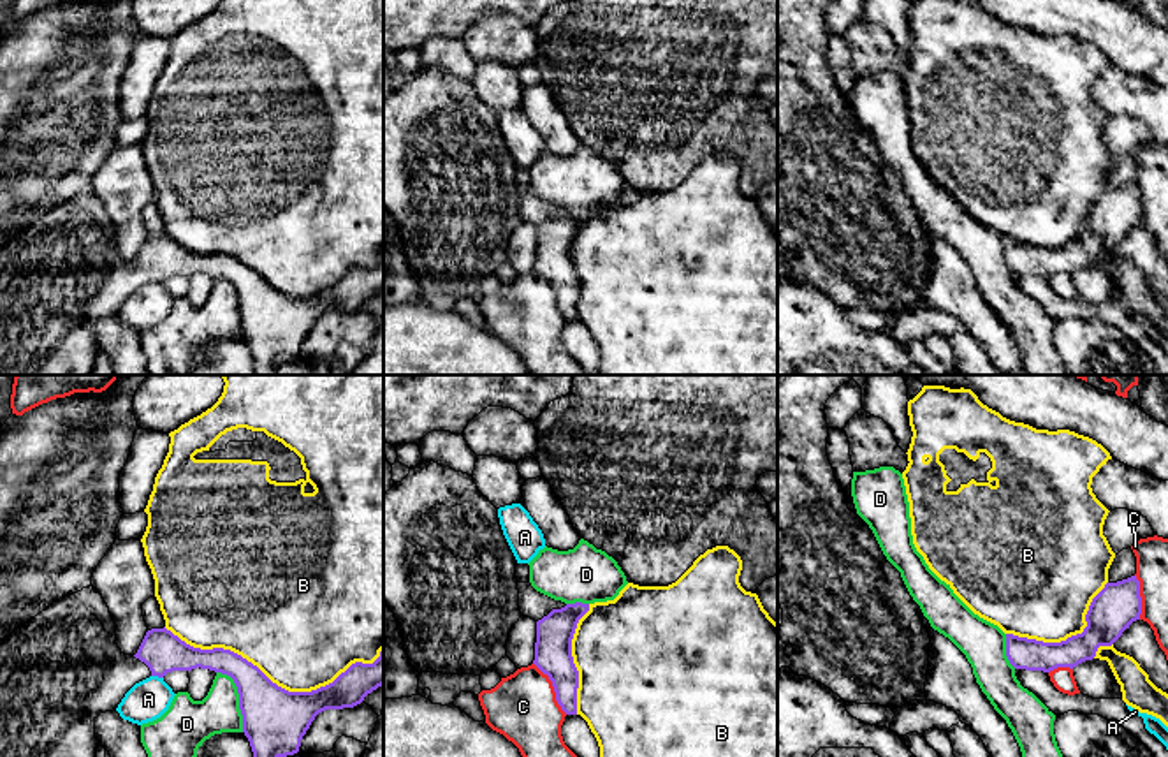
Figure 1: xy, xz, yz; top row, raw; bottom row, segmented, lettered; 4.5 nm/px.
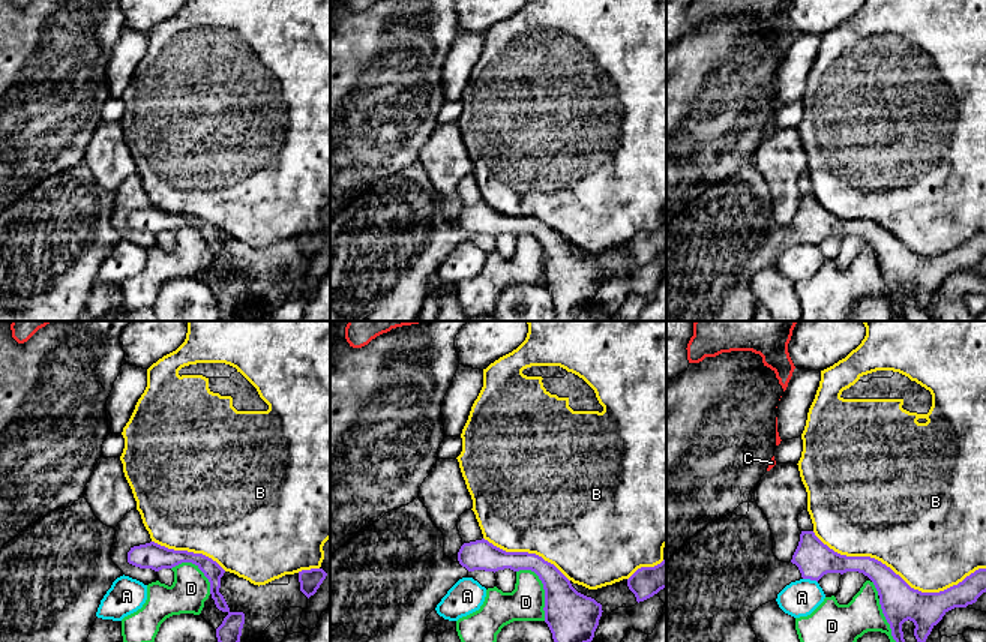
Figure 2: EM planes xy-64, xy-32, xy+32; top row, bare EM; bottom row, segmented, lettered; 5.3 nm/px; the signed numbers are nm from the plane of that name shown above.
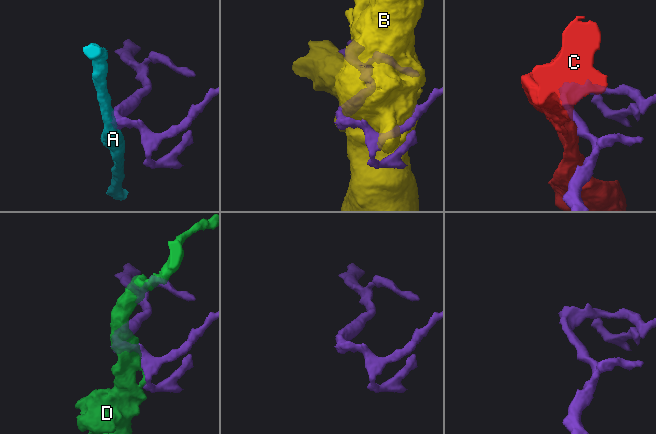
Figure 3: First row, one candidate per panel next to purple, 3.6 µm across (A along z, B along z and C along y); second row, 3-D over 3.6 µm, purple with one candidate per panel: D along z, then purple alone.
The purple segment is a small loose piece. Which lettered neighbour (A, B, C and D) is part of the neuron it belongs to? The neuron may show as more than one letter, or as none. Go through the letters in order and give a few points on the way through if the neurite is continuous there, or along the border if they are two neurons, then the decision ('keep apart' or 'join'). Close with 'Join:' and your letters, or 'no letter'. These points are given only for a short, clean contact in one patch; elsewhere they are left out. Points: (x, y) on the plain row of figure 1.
A: border along xy (152, 280), (162, 284); keep apart
B: keep apart
C: keep apart
D: keep apart
Join: no letter

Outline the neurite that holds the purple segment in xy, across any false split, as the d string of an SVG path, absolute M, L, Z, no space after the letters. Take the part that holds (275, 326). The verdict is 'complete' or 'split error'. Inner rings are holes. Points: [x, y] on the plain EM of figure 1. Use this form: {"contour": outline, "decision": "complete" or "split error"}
{"contour": "M88 192L53 208L0 250L0 375L90 375L99 354L95 324L100 319L116 315L125 299L150 282L197 273L234 285L255 375L274 375L278 363L297 359L318 319L354 313L383 290L383 255L373 269L355 268L332 289L311 298L288 298L241 261L193 254L165 232L148 236L137 259L125 261L116 250L107 209L97 194Z", "decision": "split error"}

